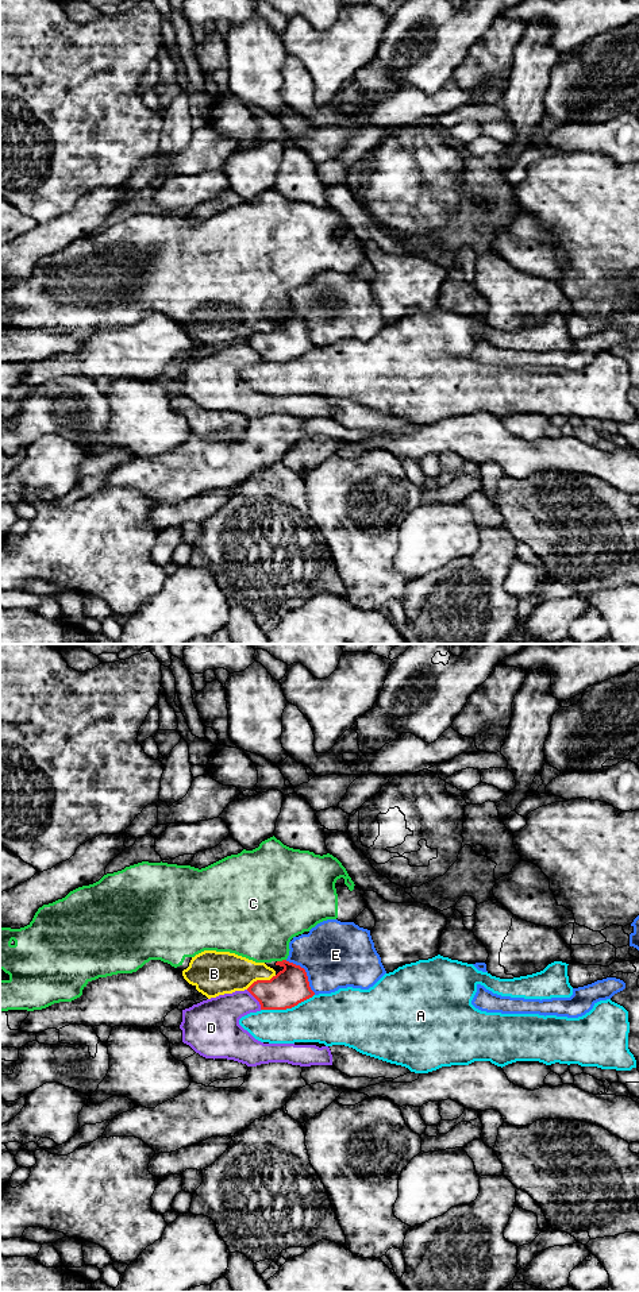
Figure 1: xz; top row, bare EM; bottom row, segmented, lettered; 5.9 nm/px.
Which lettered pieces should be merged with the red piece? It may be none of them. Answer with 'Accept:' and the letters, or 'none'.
Accept: none

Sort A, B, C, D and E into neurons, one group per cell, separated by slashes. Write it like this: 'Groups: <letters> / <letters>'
Groups: A D / B C / E

